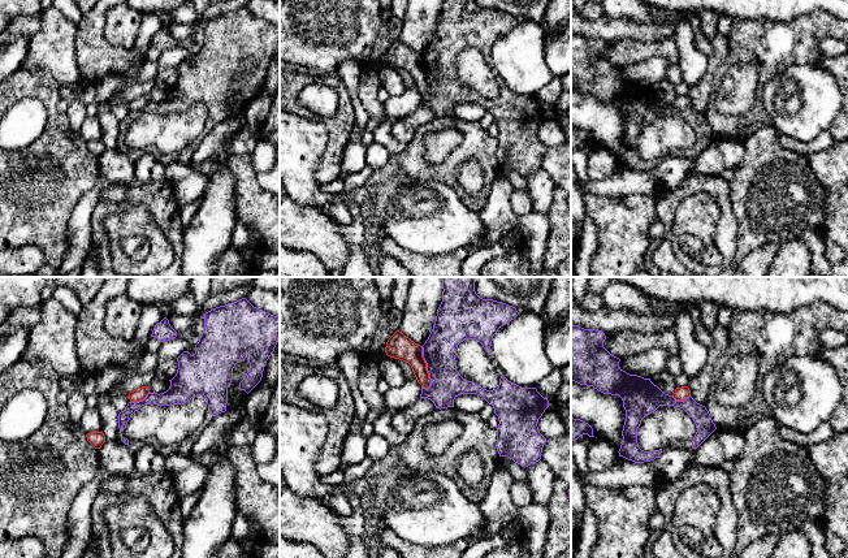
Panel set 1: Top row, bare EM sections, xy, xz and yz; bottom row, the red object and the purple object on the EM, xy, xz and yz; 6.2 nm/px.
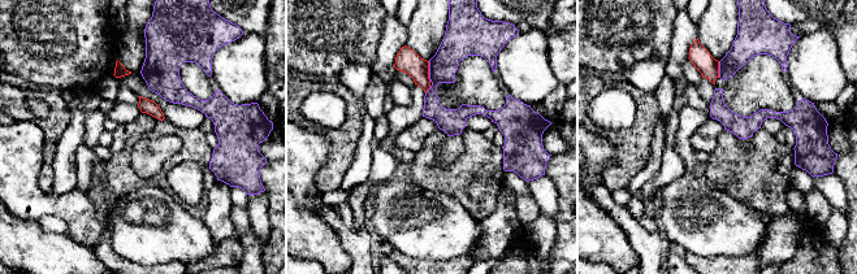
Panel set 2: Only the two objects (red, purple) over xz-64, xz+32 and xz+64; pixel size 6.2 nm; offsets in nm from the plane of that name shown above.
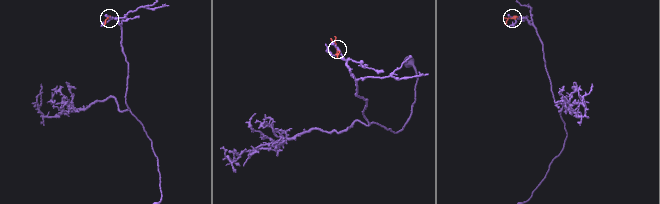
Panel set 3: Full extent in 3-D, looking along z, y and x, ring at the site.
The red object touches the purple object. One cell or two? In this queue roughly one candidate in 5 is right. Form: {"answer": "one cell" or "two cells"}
{"answer": "two cells"}

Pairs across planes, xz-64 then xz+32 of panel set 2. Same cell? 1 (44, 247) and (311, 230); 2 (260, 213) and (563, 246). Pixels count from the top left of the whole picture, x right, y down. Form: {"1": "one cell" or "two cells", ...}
{"1": "one cell", "2": "two cells"}

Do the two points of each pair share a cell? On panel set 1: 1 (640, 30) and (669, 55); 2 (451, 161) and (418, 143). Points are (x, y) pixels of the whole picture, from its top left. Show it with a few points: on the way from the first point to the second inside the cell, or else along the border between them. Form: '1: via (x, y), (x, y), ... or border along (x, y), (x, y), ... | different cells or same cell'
1: border along (623, 38), (644, 42), (671, 40) | different cells
2: via (440, 168), (427, 168), (418, 159), (418, 155) | same cell

